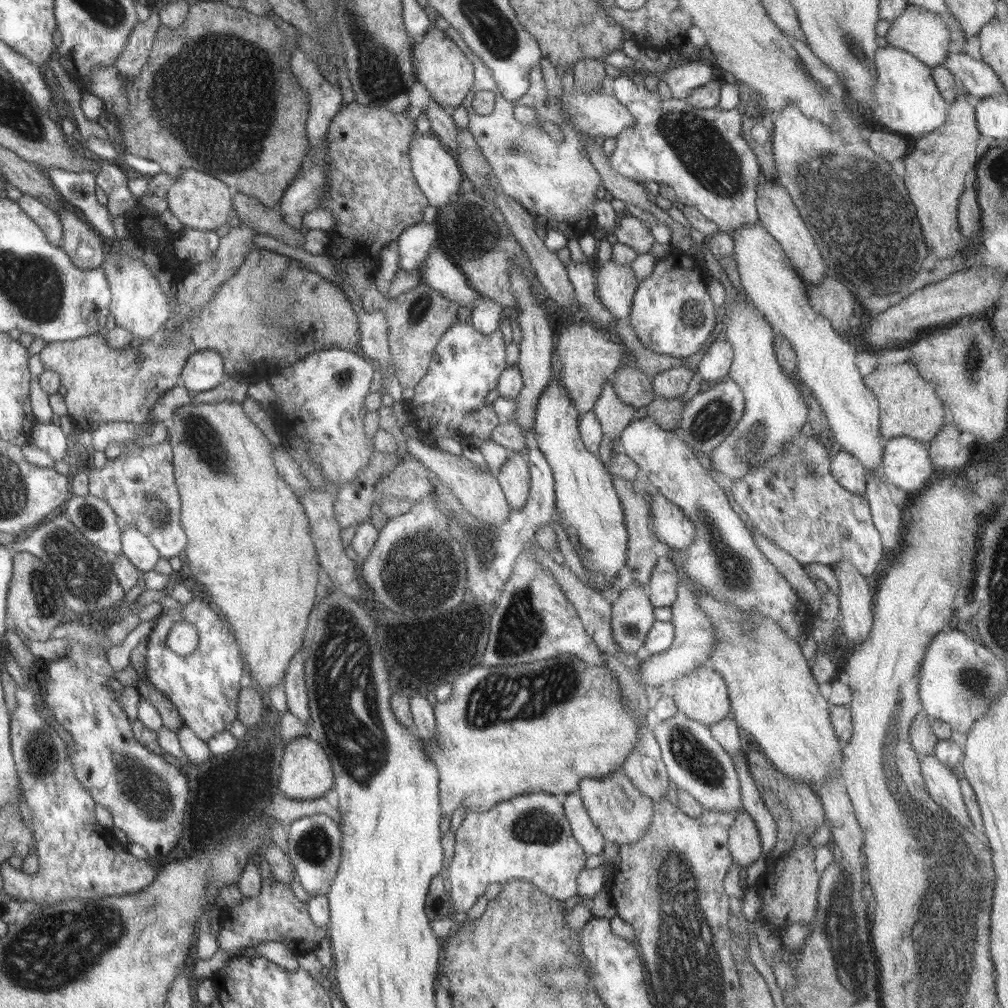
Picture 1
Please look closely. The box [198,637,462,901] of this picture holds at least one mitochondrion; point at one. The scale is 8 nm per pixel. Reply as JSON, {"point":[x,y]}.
{"point":[313,845]}

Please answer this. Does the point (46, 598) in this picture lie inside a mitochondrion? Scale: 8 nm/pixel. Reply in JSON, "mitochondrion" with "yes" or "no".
{"mitochondrion":"yes"}

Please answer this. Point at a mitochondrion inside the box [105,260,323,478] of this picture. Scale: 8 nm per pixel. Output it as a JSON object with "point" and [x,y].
{"point":[199,433]}

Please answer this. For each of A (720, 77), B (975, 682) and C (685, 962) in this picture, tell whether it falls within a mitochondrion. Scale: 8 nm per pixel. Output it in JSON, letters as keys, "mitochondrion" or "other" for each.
{"A":"other","B":"mitochondrion","C":"mitochondrion"}

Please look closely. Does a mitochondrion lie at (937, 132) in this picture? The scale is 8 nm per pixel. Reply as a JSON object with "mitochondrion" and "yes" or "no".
{"mitochondrion":"no"}

